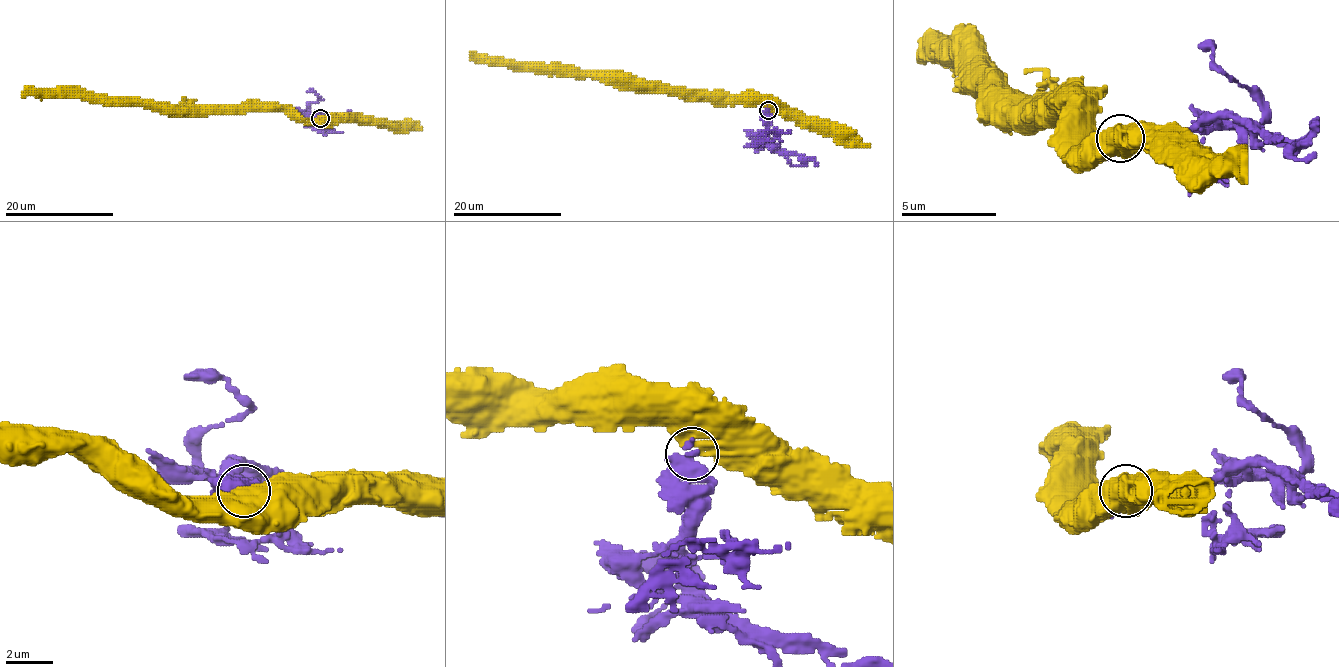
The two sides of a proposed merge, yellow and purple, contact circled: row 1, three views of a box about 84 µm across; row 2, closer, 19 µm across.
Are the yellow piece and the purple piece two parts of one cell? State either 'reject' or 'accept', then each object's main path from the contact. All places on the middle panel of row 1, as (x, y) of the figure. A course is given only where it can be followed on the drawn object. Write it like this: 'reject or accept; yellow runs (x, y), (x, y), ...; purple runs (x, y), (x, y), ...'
reject; yellow runs (768, 111), (761, 104), (738, 102), (727, 93), (605, 83), (591, 77), (487, 63), (469, 52); purple runs (768, 111), (768, 139), (782, 150), (811, 158), (817, 166)

